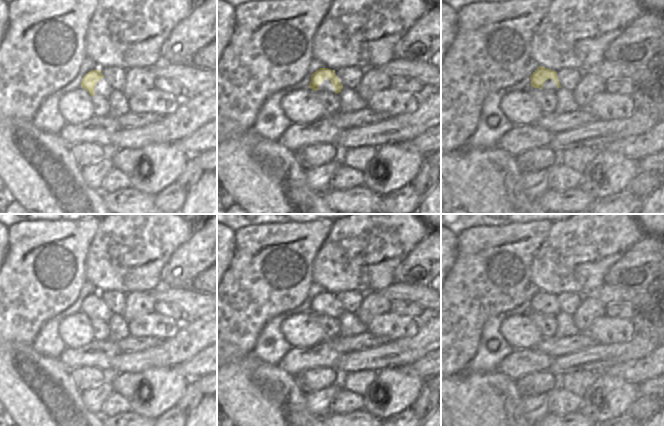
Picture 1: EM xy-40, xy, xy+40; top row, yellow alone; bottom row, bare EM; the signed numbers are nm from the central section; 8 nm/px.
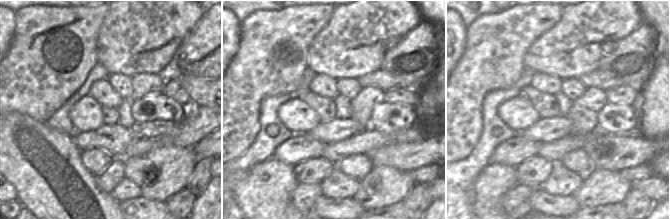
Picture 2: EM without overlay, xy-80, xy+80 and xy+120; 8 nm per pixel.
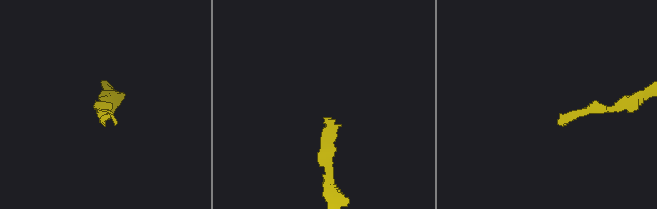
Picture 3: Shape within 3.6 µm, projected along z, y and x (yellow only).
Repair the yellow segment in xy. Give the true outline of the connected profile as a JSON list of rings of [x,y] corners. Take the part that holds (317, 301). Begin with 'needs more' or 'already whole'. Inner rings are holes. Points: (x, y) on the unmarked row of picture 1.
already whole; [[[320,292],[311,299],[311,305],[309,307],[309,312],[312,314],[319,314],[319,309],[328,302],[334,313],[335,318],[338,318],[343,313],[343,309],[339,302],[337,301],[335,294],[330,294],[328,292]]]

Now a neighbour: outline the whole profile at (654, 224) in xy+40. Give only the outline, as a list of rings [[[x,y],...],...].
[[[631,214],[646,234],[665,239],[665,214]]]

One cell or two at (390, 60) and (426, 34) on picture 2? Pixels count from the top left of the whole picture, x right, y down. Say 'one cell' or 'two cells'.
one cell

